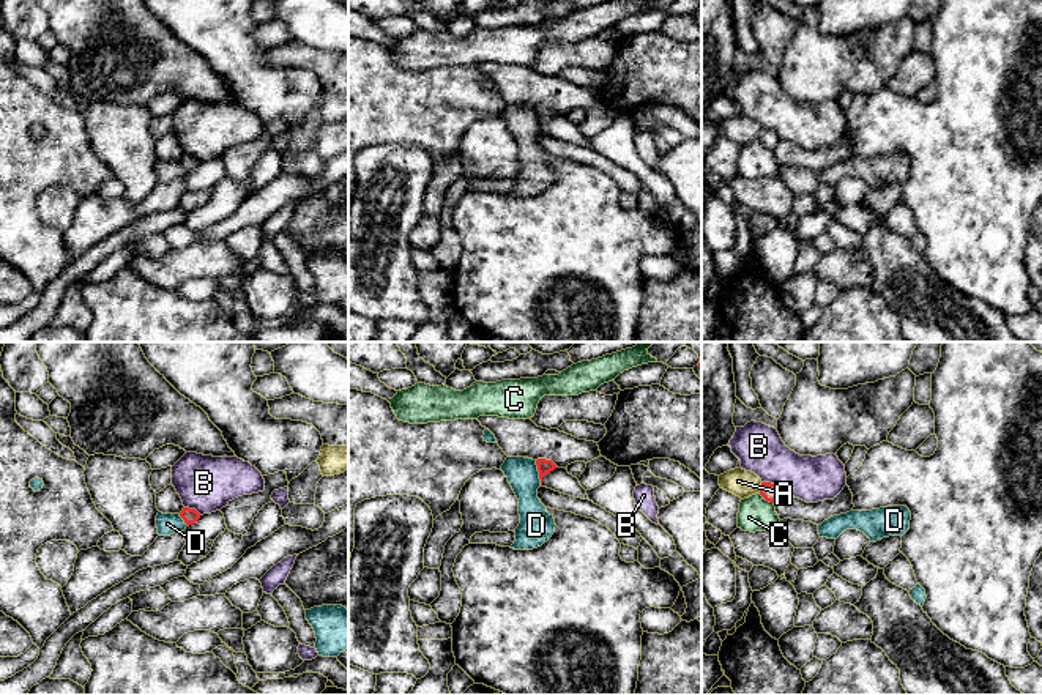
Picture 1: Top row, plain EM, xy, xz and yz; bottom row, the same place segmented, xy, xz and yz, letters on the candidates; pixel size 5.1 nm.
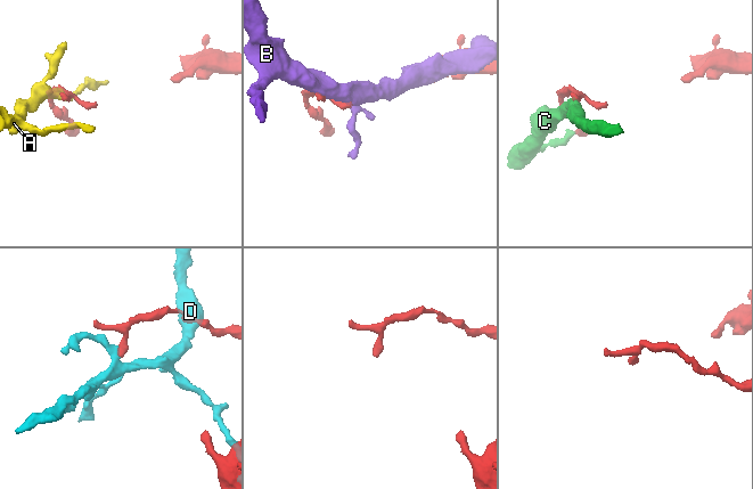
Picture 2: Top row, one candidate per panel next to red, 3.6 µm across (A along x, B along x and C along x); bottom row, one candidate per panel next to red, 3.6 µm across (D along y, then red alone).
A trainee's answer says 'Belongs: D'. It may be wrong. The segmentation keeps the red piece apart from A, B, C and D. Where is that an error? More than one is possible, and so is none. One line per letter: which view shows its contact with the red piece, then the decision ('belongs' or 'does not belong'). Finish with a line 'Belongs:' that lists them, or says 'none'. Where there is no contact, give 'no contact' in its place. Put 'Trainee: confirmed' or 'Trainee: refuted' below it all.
A: contact in yz; does not belong
B: contact in yz; does not belong
C: contact in yz; does not belong
D: contact in xz; does not belong
Belongs: none
Trainee: refuted

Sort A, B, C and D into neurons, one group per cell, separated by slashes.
A / B / C / D

